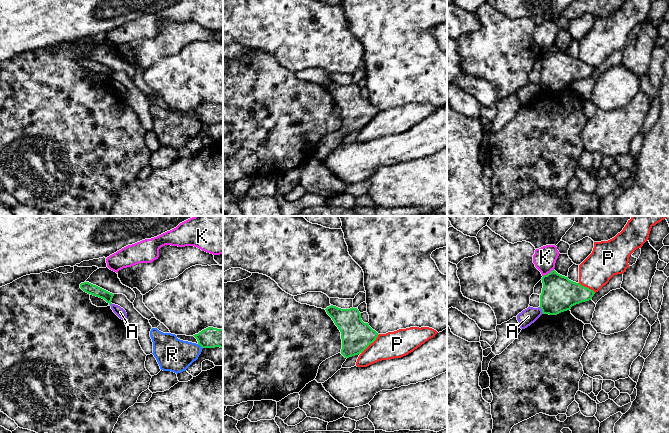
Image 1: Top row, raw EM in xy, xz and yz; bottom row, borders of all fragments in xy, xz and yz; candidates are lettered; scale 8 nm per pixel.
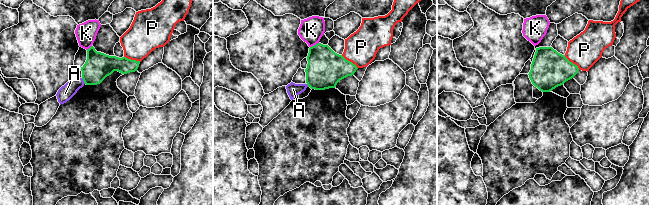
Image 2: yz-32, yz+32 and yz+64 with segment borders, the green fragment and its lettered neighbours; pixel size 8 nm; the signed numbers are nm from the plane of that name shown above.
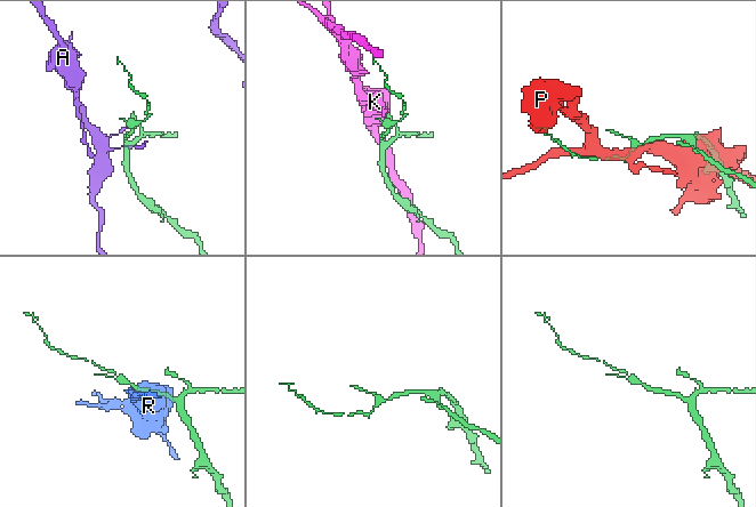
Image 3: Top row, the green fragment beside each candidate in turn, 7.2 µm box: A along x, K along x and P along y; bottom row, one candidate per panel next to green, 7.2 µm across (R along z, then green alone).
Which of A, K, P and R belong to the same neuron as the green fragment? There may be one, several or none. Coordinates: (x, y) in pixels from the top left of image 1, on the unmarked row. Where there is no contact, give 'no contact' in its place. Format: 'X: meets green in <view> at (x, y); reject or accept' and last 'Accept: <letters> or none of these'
A: meets green in yz at (541, 85); reject
K: meets green in yz at (548, 49); reject
P: meets green in xz at (370, 119); reject
R: meets green in xy at (200, 121); reject
Accept: none of these

